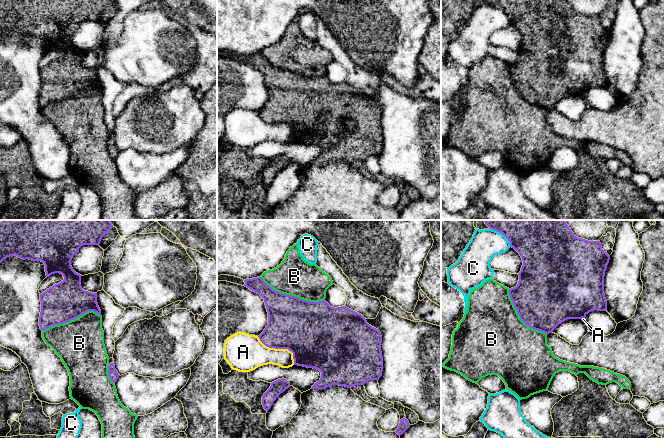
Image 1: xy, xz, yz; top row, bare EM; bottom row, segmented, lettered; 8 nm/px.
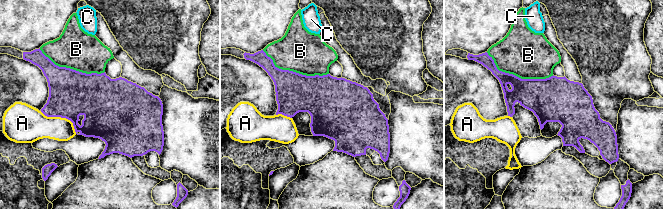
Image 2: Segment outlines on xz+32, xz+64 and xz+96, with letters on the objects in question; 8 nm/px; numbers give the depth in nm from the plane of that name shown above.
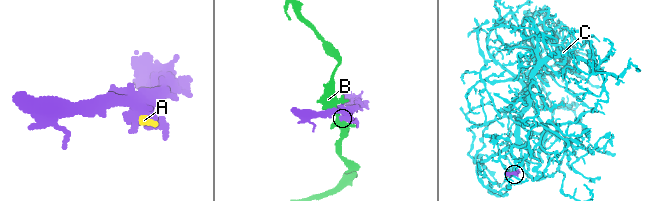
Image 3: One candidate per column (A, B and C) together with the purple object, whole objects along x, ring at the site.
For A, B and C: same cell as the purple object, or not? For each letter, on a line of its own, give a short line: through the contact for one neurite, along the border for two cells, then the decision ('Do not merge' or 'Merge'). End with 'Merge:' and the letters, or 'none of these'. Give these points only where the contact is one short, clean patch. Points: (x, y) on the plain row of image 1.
A: Do not merge
B: Do not merge
C: Do not merge
Merge: none of these

